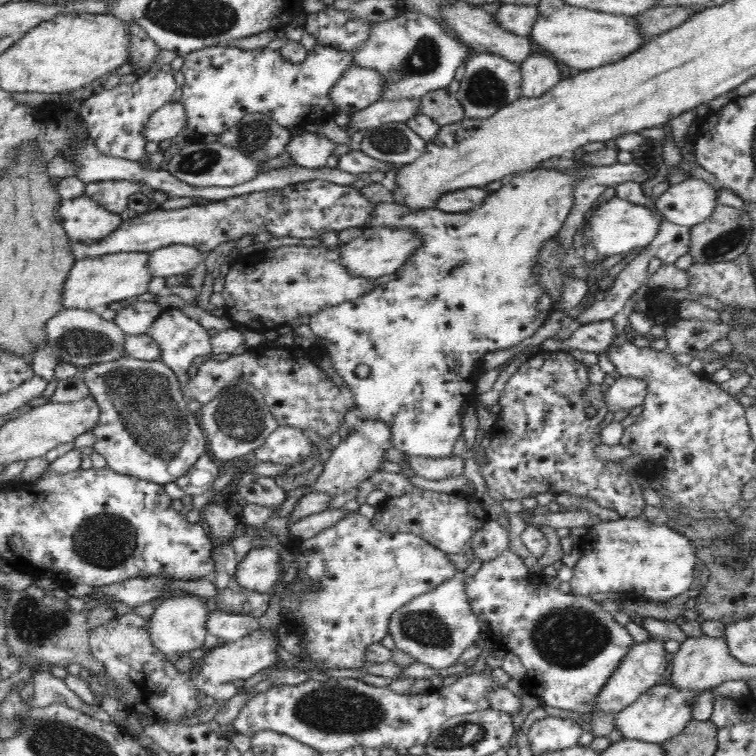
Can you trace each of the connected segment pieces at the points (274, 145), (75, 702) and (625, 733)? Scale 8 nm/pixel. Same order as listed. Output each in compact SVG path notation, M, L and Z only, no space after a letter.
M258 113L245 114L238 124L217 135L218 143L262 163L287 152L290 139L289 128L280 126L272 116Z
M49 671L37 672L33 676L34 694L30 700L34 707L45 707L50 704L63 704L75 711L90 714L93 710L101 708L100 704L87 705L68 685L60 678L52 675Z
M656 684L643 692L630 706L615 714L615 728L624 739L663 743L685 729L692 718L692 702L701 693L698 690L677 690L671 685Z

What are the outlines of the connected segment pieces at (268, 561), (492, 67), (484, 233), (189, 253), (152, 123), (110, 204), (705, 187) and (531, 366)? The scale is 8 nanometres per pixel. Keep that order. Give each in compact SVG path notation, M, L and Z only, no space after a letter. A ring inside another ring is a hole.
M256 547L250 550L244 560L238 564L236 582L240 586L263 594L283 575L278 548Z
M476 53L468 59L465 68L464 77L459 81L459 90L453 97L461 103L466 118L474 120L490 118L501 107L520 98L520 90L522 90L521 65L512 63L499 55Z
M536 168L532 171L524 172L522 174L516 174L510 181L503 182L503 185L500 189L489 192L487 199L478 204L477 207L471 208L466 212L444 212L443 210L436 208L419 208L419 209L410 209L406 207L406 205L395 203L393 200L387 199L386 202L375 203L374 210L371 212L370 218L365 222L365 227L374 227L374 226L395 226L396 228L403 228L404 230L413 230L419 236L420 246L406 259L406 262L402 264L400 268L396 269L396 272L392 273L392 278L389 282L383 283L381 285L376 286L372 292L368 292L368 294L364 294L364 296L360 296L360 298L356 298L356 300L350 300L346 302L342 302L342 304L337 304L334 306L321 308L315 315L310 317L309 326L311 328L312 334L319 338L320 344L324 346L324 350L326 350L326 354L322 358L330 358L332 362L332 368L336 370L340 377L343 378L343 382L349 386L349 389L352 391L354 395L354 404L356 411L358 412L359 418L364 420L379 420L380 422L385 422L390 425L391 430L391 443L394 448L398 450L402 450L406 455L410 456L419 456L426 457L431 459L438 458L448 458L453 456L452 449L454 448L454 444L456 444L456 440L463 435L462 428L462 407L468 403L472 402L472 397L476 394L474 379L477 379L479 375L485 371L483 367L482 358L484 358L484 354L488 354L488 352L496 352L496 350L508 350L508 348L512 348L512 346L516 346L516 344L520 344L524 338L528 338L528 336L532 336L544 322L546 319L551 316L554 311L552 306L552 298L545 294L545 290L543 290L543 286L536 281L536 275L534 275L534 268L536 268L536 260L538 260L538 256L540 256L540 250L546 246L546 242L553 238L557 232L563 227L569 212L571 211L573 205L573 188L577 183L577 178L575 178L575 172L573 170L566 170L566 172L560 172L559 170L552 170L551 168ZM360 364L366 364L368 368L370 368L370 374L366 378L360 378L354 373L354 370L360 366Z
M173 244L154 249L147 254L147 269L151 276L172 276L194 272L206 253L186 244Z
M182 101L168 102L153 112L142 128L142 135L148 142L161 143L164 140L182 135L182 130L188 122L188 113L182 105Z
M133 180L89 182L85 185L85 194L108 212L121 213L127 208L128 197L140 191L142 185Z
M693 176L683 182L670 184L654 202L666 221L688 227L708 219L718 204L714 187Z
M544 351L529 355L526 362L520 363L518 370L509 378L500 393L501 409L499 418L493 424L492 440L485 449L485 460L481 465L481 475L485 479L490 496L499 502L523 500L538 494L562 492L590 498L600 507L613 509L624 519L642 519L648 505L636 481L642 475L639 468L627 471L617 464L619 460L602 461L594 454L594 446L601 442L600 423L608 412L600 383L591 384L587 378L587 366L566 351ZM595 406L597 412L592 418L586 415L586 407Z

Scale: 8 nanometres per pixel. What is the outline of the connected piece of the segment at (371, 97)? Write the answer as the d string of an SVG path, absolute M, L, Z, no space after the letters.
M350 66L340 76L338 84L330 90L330 101L337 112L354 112L381 100L384 92L384 77L370 68Z

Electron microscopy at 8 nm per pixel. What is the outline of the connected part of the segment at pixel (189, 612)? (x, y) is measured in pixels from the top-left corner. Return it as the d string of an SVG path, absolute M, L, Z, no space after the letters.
M188 593L185 596L166 599L156 607L149 620L152 645L168 655L203 648L205 637L208 634L206 631L208 613L208 608L199 596Z

